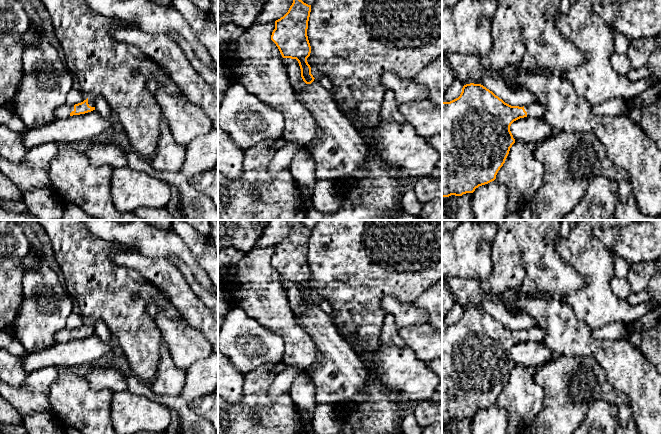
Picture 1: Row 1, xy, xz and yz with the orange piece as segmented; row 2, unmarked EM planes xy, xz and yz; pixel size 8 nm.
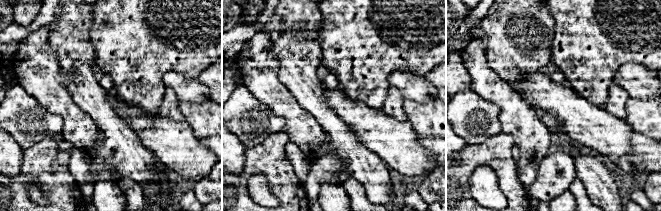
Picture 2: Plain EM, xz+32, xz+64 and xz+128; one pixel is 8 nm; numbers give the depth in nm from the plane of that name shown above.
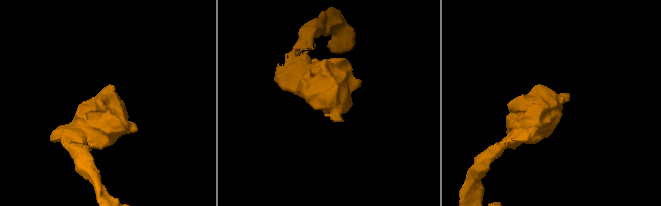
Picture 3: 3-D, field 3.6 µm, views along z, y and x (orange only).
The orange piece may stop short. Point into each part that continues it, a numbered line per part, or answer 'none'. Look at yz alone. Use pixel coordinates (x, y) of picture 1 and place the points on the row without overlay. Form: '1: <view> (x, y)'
1: yz (536, 334)

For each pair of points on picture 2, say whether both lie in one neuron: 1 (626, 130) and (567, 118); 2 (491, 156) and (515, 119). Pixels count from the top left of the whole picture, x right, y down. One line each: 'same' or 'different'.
1: same
2: different

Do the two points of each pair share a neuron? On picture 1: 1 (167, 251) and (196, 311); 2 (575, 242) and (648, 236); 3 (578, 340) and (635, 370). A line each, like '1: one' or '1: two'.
1: two
2: two
3: one

